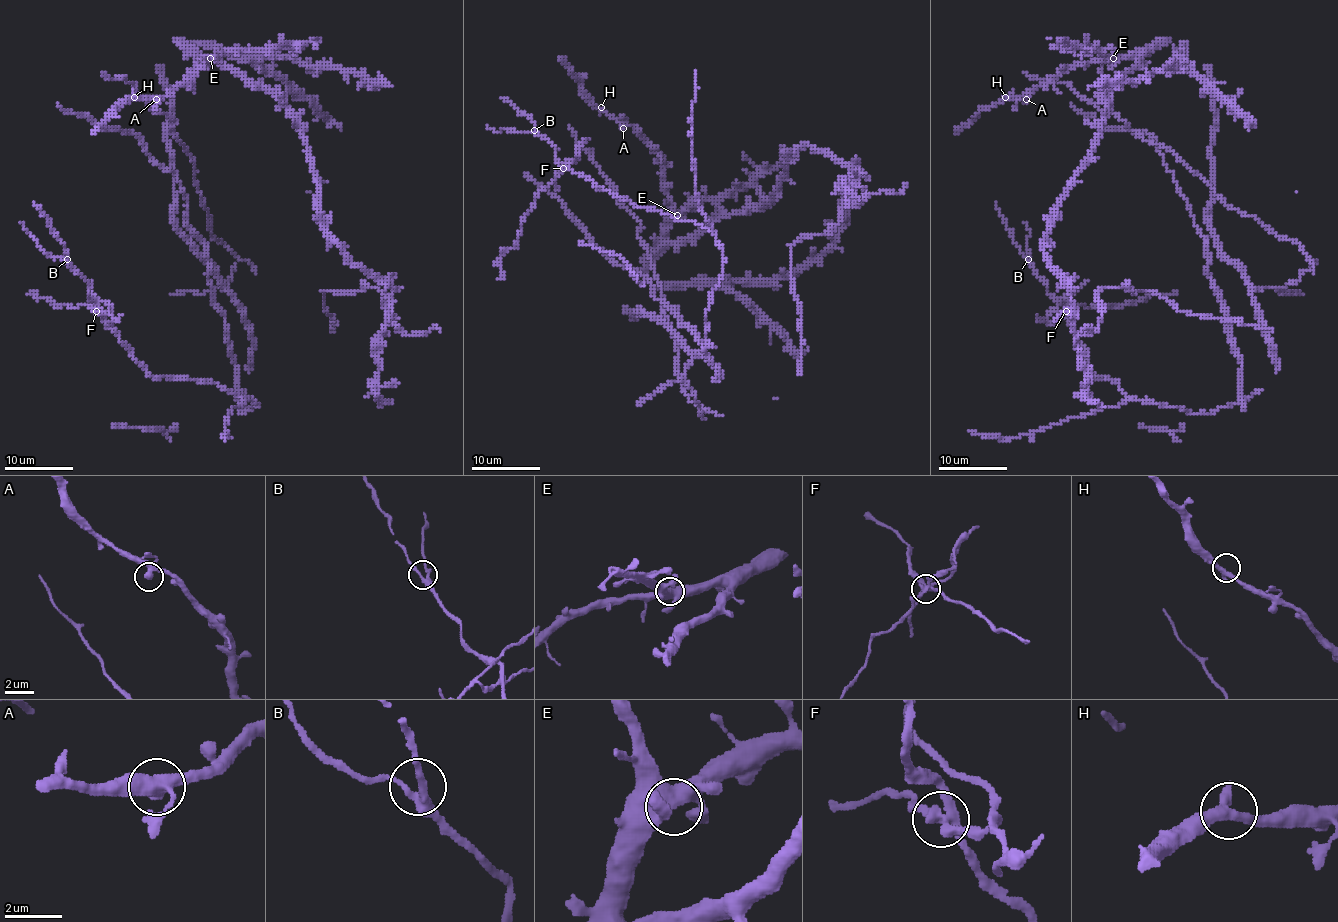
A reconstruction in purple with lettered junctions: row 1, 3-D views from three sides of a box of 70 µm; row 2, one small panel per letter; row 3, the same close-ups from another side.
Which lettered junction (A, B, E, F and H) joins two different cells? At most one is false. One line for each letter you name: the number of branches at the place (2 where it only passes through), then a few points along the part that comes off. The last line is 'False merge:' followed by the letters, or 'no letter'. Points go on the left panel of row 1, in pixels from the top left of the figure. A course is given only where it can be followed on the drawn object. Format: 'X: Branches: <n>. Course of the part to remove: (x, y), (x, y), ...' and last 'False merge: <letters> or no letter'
F: Branches: 4. Course of the part to remove: (96, 310), (89, 305), (57, 307), (45, 297), (31, 295), (36, 293), (31, 292)
False merge: F

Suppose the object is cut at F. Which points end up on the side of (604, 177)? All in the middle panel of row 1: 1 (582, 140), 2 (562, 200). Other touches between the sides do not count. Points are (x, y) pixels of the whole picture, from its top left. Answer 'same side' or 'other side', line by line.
1: other side
2: same side

